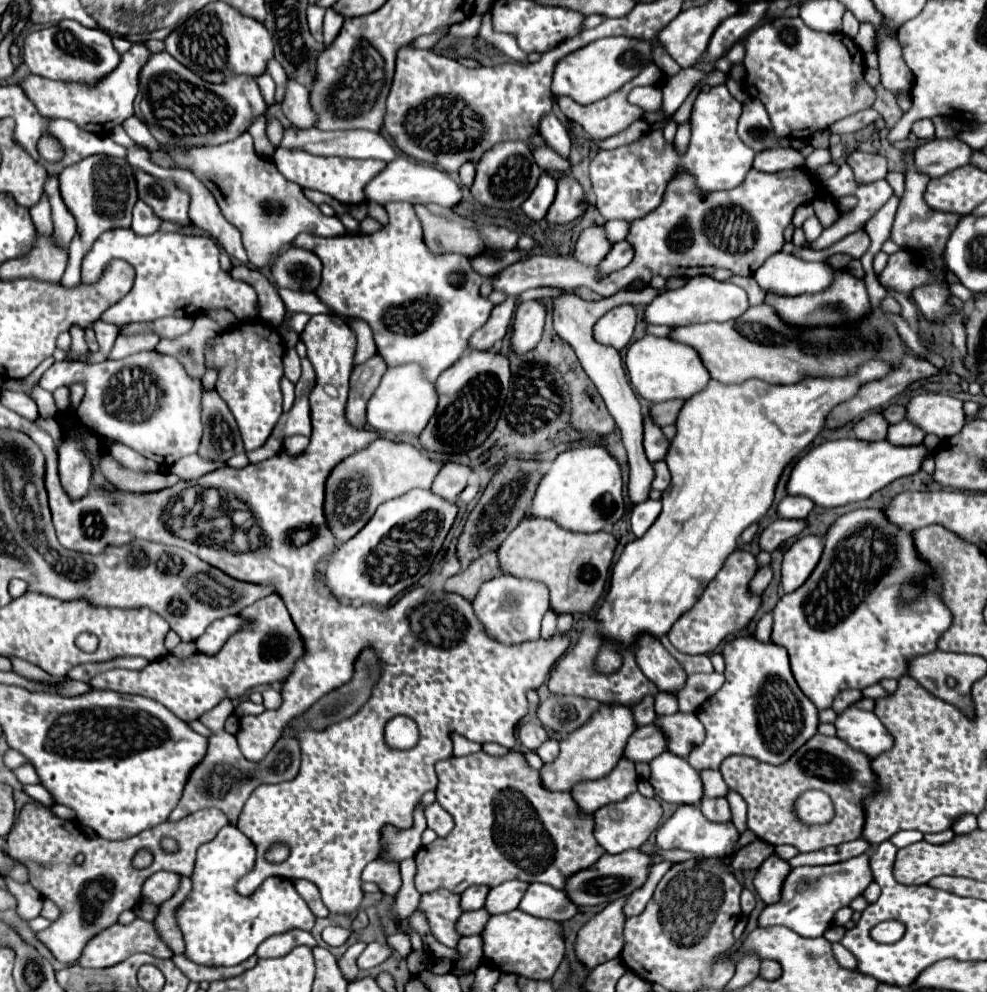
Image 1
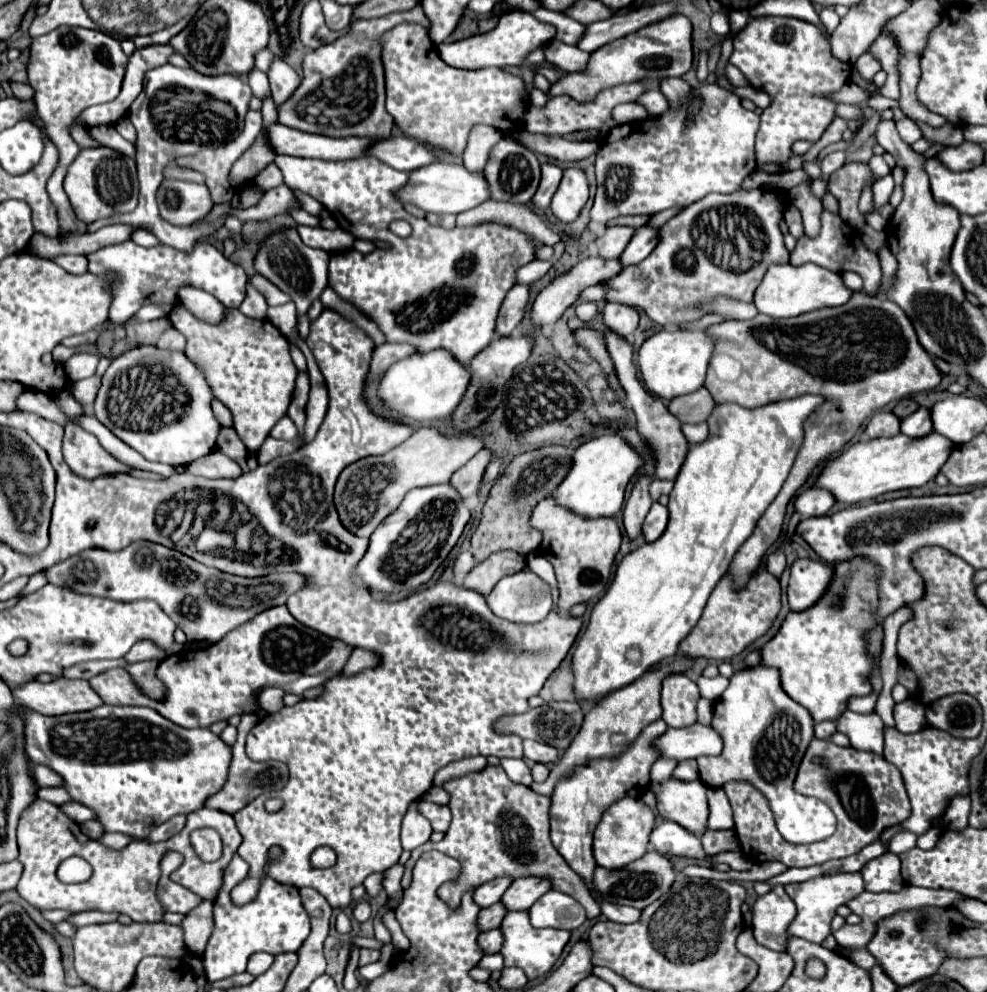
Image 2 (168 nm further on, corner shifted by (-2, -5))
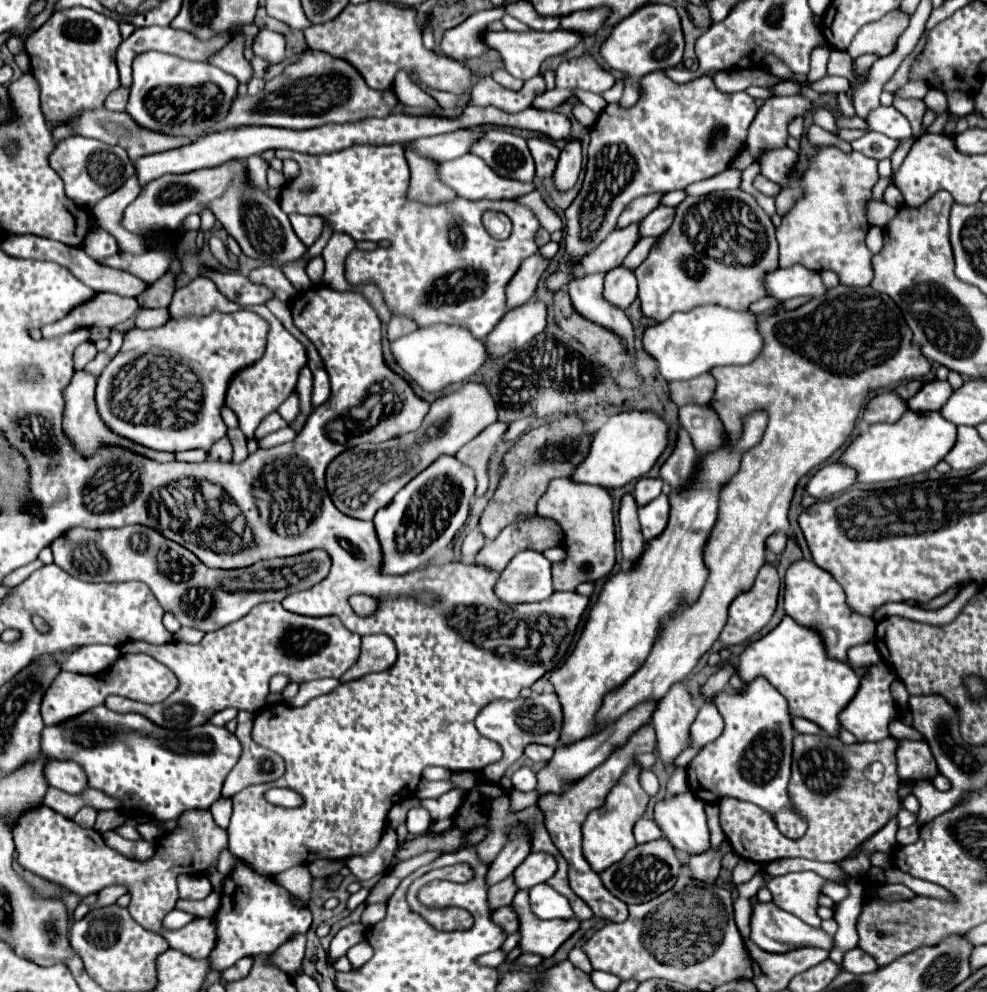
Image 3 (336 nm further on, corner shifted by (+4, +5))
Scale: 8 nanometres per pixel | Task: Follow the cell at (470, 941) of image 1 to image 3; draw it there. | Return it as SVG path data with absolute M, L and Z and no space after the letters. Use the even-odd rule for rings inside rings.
M511 905L497 909L493 913L493 921L501 923L501 927L505 927L507 933L515 933L519 929L519 919L517 919L517 913L515 913L515 909Z

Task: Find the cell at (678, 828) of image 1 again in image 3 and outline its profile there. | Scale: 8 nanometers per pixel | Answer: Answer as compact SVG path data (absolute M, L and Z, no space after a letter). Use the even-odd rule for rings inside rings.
M639 819L633 827L633 835L635 835L635 841L637 843L647 843L647 841L653 841L653 839L661 839L663 833L661 829L655 825L655 821L651 819Z

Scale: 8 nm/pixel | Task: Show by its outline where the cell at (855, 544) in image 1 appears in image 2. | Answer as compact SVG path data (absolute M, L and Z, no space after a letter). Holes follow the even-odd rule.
M853 557L847 561L835 563L831 583L821 595L821 599L805 611L789 611L777 635L769 643L765 643L761 649L761 657L763 657L761 663L769 667L777 667L781 671L783 689L787 691L791 699L795 699L797 703L809 709L815 723L827 721L827 719L835 721L847 709L849 697L869 695L873 691L869 675L877 671L879 657L869 655L865 635L875 631L875 627L879 625L877 579L879 579L879 567L865 557Z

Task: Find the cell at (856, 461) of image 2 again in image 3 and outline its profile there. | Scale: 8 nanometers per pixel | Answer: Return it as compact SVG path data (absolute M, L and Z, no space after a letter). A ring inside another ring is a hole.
M911 409L893 425L877 423L871 425L869 431L861 433L853 439L853 443L845 449L841 461L855 467L861 483L903 479L923 471L933 469L955 445L957 427L951 421L945 421L939 411L935 413L913 413Z

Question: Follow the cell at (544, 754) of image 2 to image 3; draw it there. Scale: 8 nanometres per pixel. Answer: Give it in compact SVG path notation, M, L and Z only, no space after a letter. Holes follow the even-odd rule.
M527 745L525 749L525 755L527 759L535 761L535 763L547 763L551 757L553 757L553 747L547 747L547 745Z

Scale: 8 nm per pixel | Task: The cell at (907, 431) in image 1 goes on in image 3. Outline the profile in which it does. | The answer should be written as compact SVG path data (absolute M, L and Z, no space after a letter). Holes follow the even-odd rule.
M933 379L925 383L923 389L917 395L913 395L907 403L909 403L909 409L913 411L937 411L945 405L945 399L949 397L949 393L953 393L949 381Z

